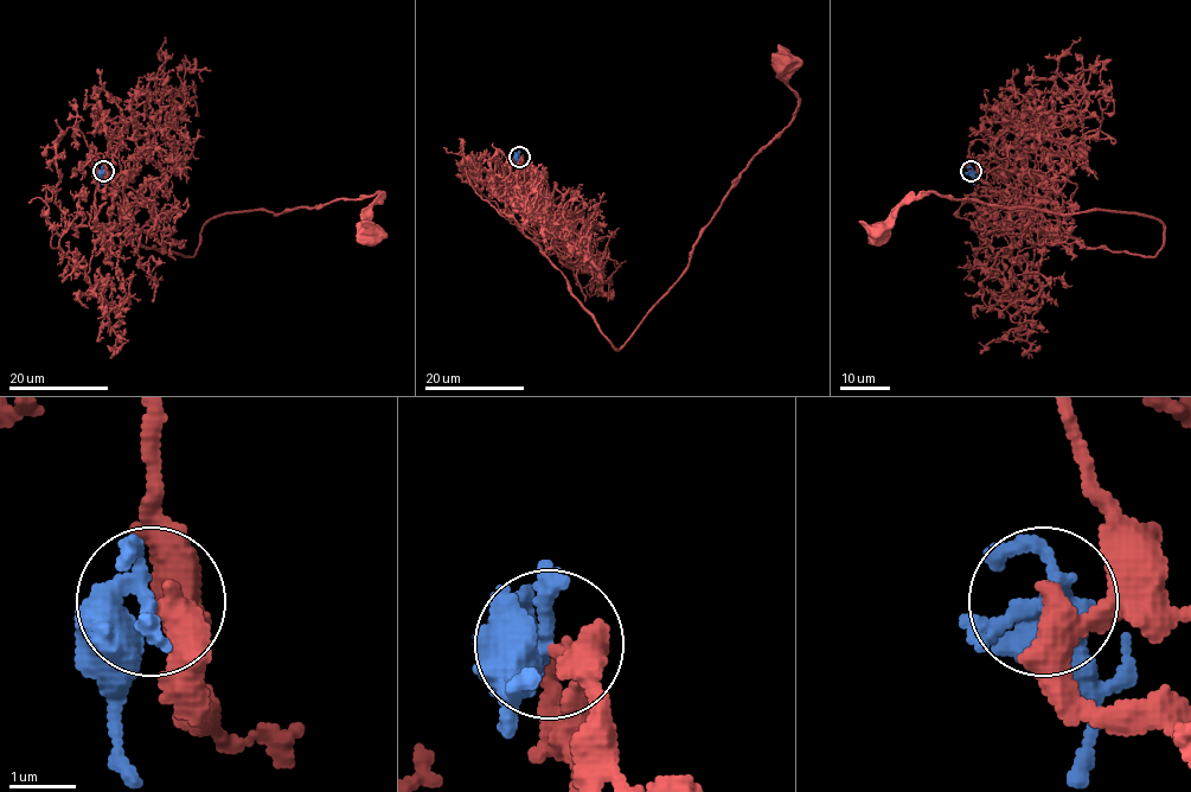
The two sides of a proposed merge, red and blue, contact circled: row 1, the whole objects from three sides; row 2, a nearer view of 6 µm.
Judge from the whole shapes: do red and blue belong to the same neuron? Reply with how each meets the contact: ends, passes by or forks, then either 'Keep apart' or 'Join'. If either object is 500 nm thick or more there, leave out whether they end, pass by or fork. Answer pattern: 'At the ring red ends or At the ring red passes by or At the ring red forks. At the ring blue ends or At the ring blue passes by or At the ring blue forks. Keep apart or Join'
At the ring red passes by. At the ring blue forks. Join

